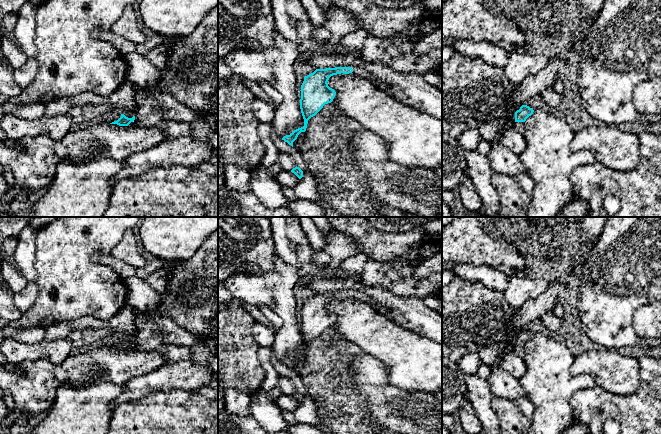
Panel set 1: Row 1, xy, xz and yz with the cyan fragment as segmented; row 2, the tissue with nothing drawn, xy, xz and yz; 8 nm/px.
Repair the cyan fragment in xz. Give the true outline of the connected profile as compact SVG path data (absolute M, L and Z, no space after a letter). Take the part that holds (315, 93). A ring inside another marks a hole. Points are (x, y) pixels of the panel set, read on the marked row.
M357 66L335 67L326 69L316 69L313 73L304 77L301 85L300 109L304 119L304 126L294 130L290 135L282 138L293 147L293 142L301 132L305 132L308 120L315 116L325 104L331 103L335 97L335 90L328 86L328 80L333 75L346 75L354 73L359 75L379 89L385 88L386 84L377 81L372 74Z

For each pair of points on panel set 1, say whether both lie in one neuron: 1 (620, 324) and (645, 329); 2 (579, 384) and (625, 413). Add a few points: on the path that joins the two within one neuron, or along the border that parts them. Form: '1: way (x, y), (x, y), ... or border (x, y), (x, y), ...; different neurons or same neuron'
1: border (642, 305), (634, 314), (633, 329), (646, 339); different neurons
2: border (595, 385), (576, 391), (571, 398), (571, 406); different neurons

